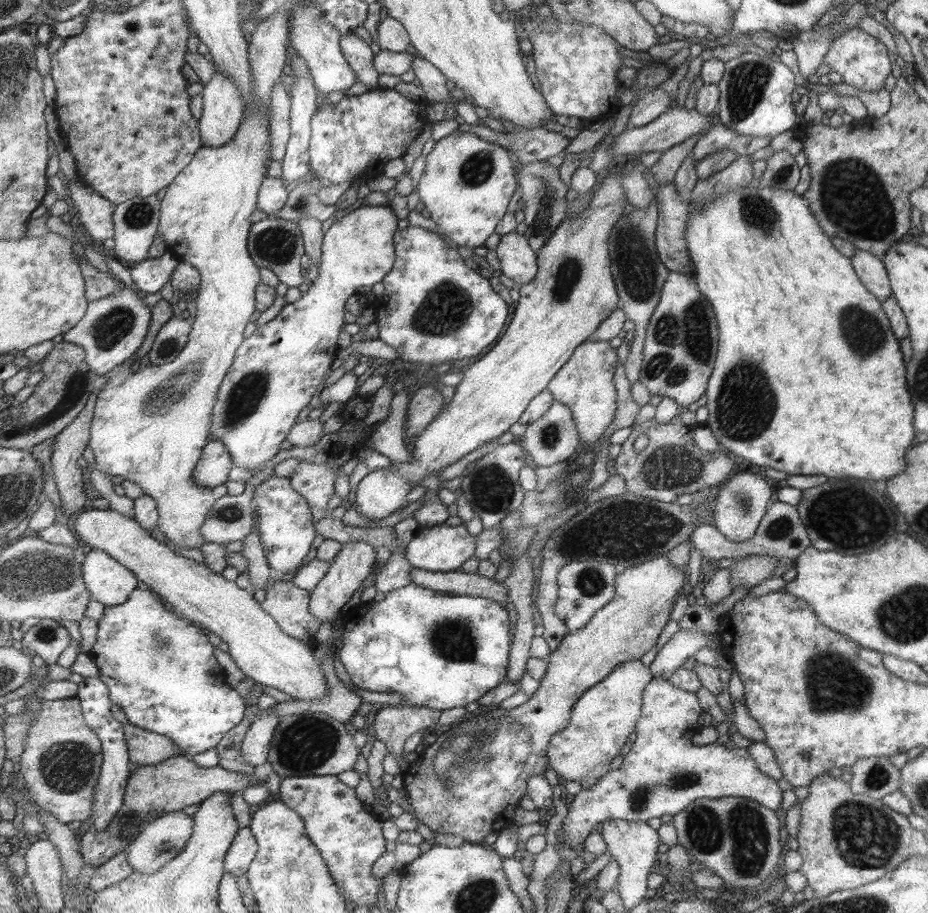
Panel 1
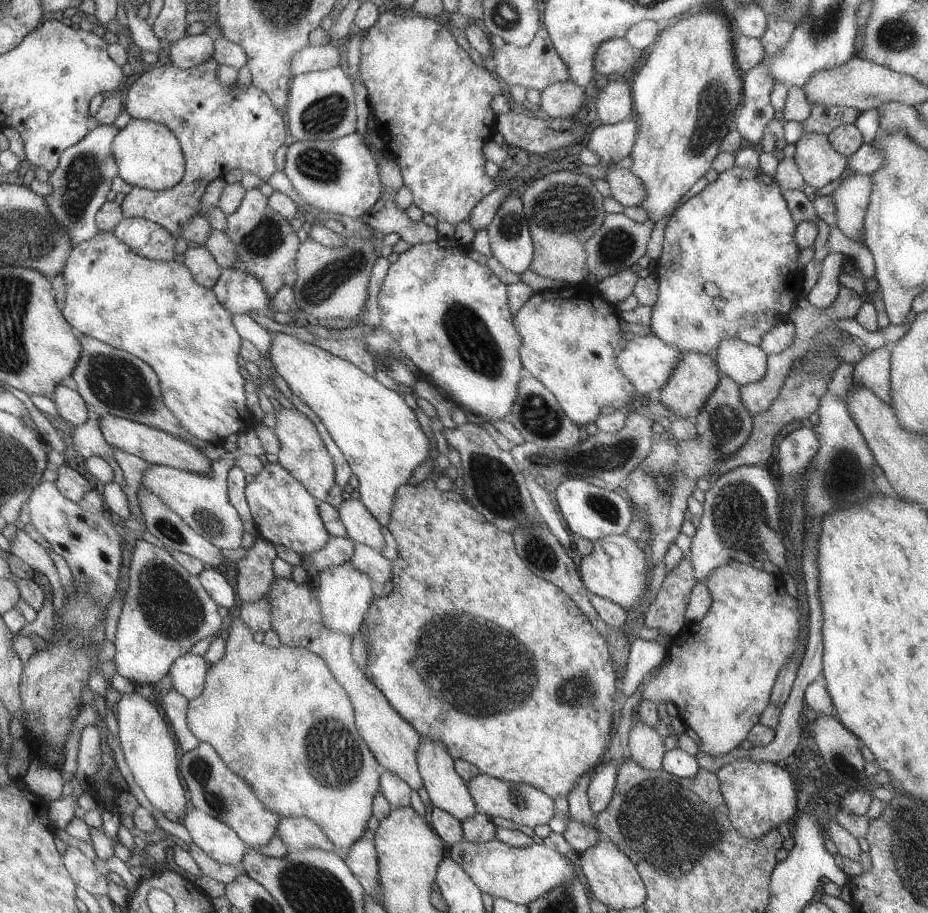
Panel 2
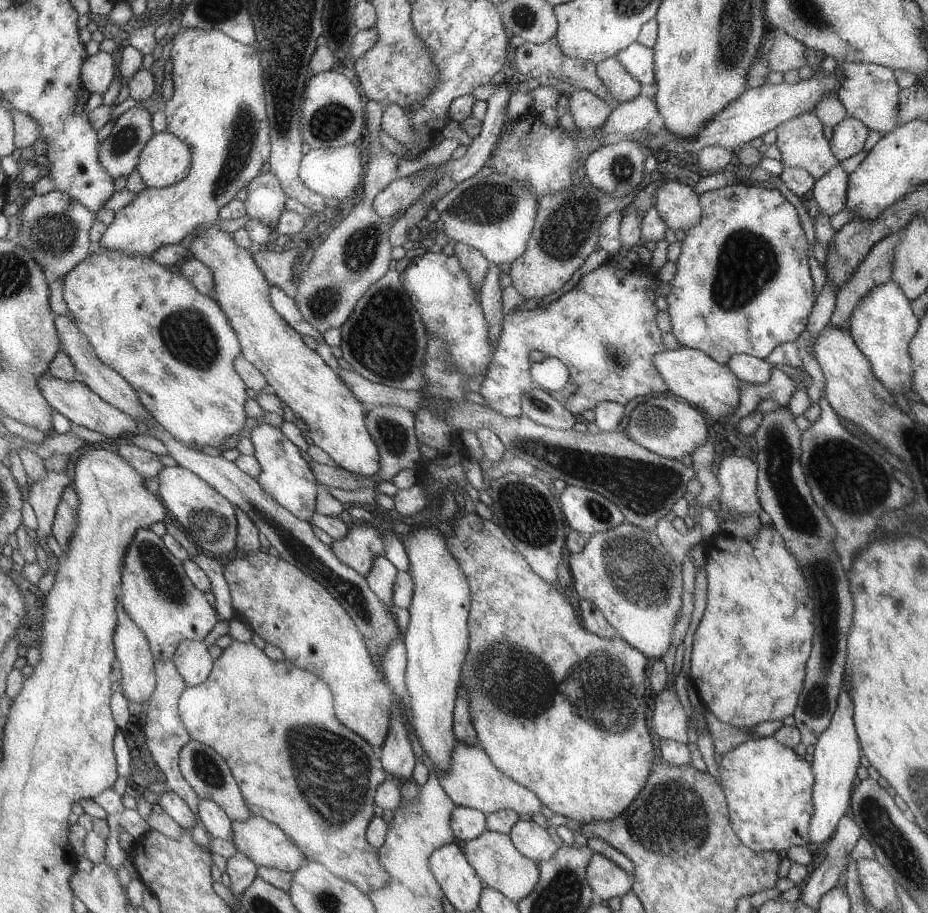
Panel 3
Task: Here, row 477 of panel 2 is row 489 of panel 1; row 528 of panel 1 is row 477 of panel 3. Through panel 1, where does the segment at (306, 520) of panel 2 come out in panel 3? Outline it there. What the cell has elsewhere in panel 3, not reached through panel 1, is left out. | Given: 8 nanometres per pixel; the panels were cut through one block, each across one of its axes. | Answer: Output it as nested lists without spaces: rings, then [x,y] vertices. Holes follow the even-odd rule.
[[[261,421],[250,432],[250,439],[256,450],[254,457],[262,466],[262,475],[257,479],[259,484],[289,512],[308,522],[308,518],[316,514],[319,487],[318,478],[315,477],[308,462],[302,458],[302,452],[288,440],[281,428]]]

